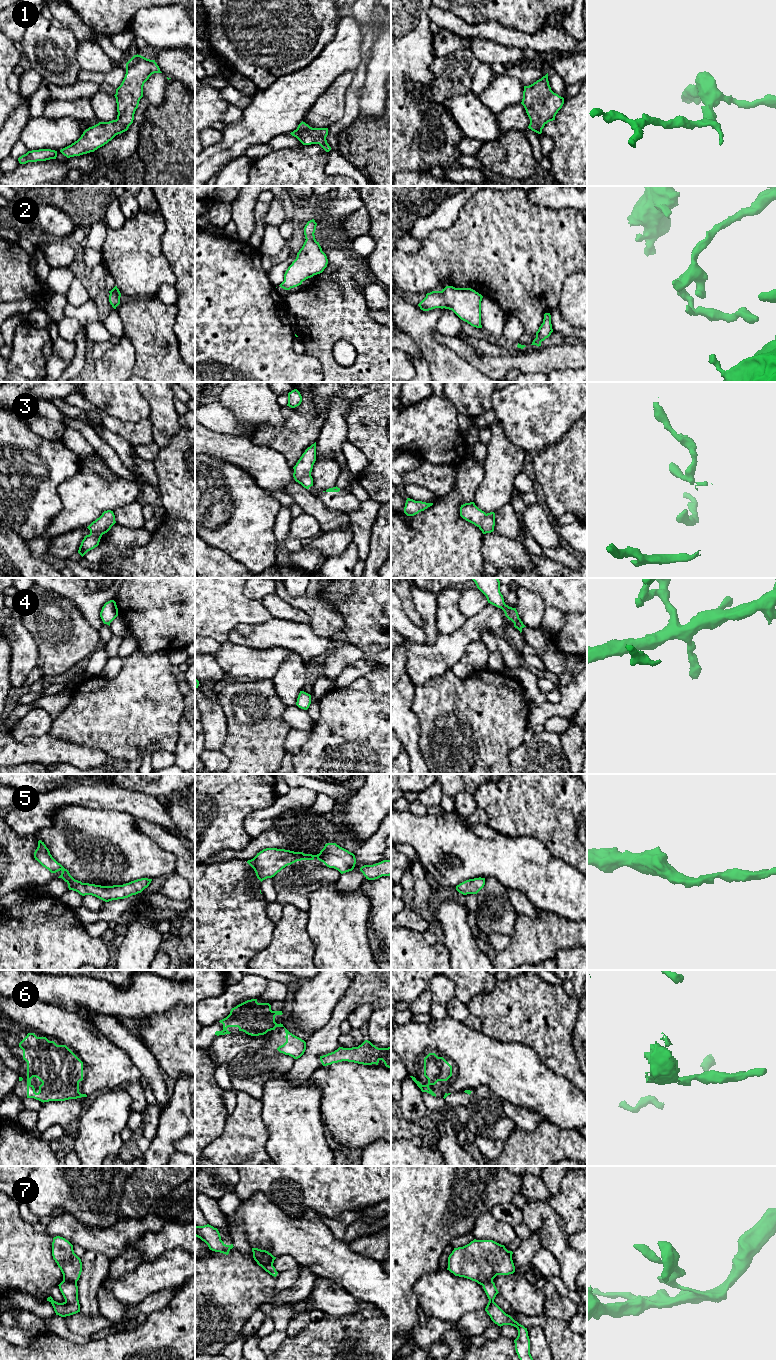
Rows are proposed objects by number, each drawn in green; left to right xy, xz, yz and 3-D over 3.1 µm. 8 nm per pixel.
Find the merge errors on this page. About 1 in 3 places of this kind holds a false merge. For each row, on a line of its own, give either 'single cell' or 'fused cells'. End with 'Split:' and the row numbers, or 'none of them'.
1: single cell
2: single cell
3: single cell
4: single cell
5: single cell
6: fused cells
7: fused cells
Split: 6, 7

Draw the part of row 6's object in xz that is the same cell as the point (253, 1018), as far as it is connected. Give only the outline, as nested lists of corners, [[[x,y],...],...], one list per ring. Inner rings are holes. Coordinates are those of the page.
[[[247,1000],[232,1008],[230,1014],[219,1021],[223,1024],[223,1030],[216,1031],[215,1035],[230,1034],[228,1027],[238,1027],[239,1031],[251,1036],[264,1035],[275,1027],[275,1016],[282,1014],[282,1011],[272,1011],[269,1003]]]

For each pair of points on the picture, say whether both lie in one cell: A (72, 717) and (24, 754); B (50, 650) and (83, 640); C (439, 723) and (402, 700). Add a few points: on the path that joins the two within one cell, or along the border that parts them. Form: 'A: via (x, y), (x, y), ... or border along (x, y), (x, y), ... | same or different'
A: border along (48, 733), (55, 737), (67, 739), (72, 743) | different
B: via (58, 650), (71, 640), (75, 640) | same
C: border along (414, 687), (412, 711), (416, 715), (420, 727) | different

